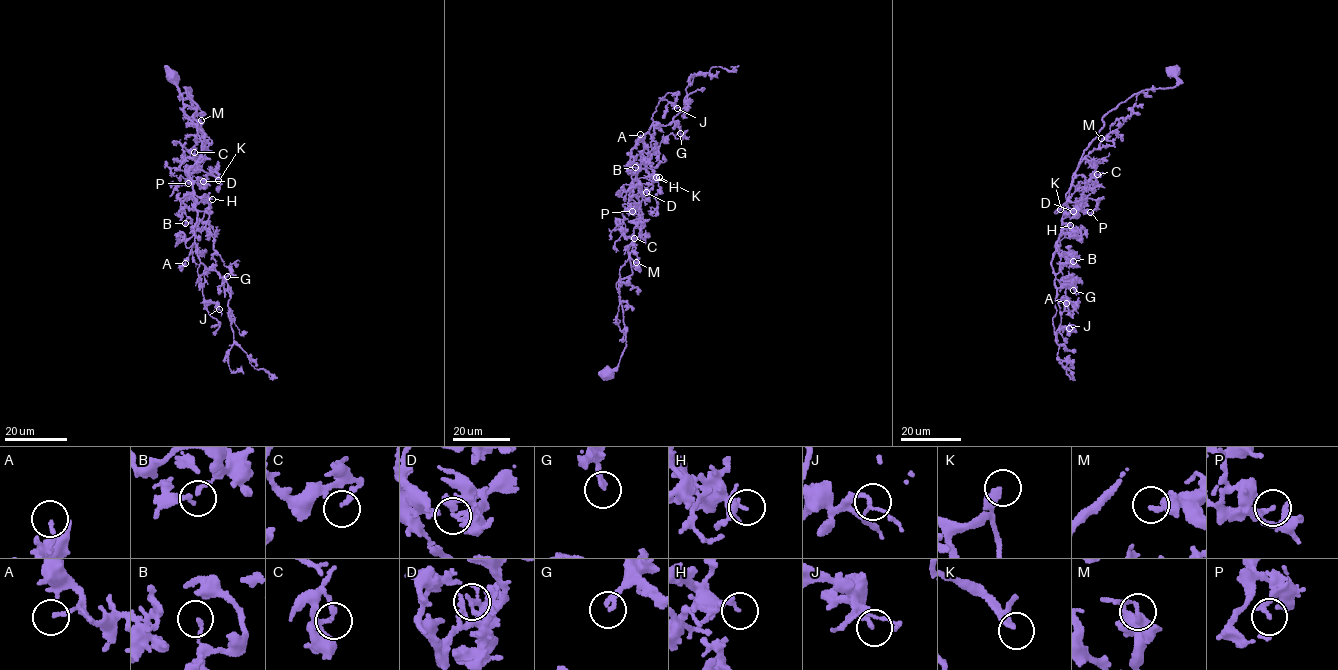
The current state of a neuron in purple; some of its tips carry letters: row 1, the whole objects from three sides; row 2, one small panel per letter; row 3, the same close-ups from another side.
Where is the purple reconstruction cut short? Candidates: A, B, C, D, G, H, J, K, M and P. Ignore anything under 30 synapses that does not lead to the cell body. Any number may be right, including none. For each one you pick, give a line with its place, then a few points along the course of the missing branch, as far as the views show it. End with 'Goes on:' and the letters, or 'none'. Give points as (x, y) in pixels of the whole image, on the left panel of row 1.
K: at (218, 180); missing branch runs (218, 180), (230, 220), (226, 238), (229, 245)
Goes on: K

